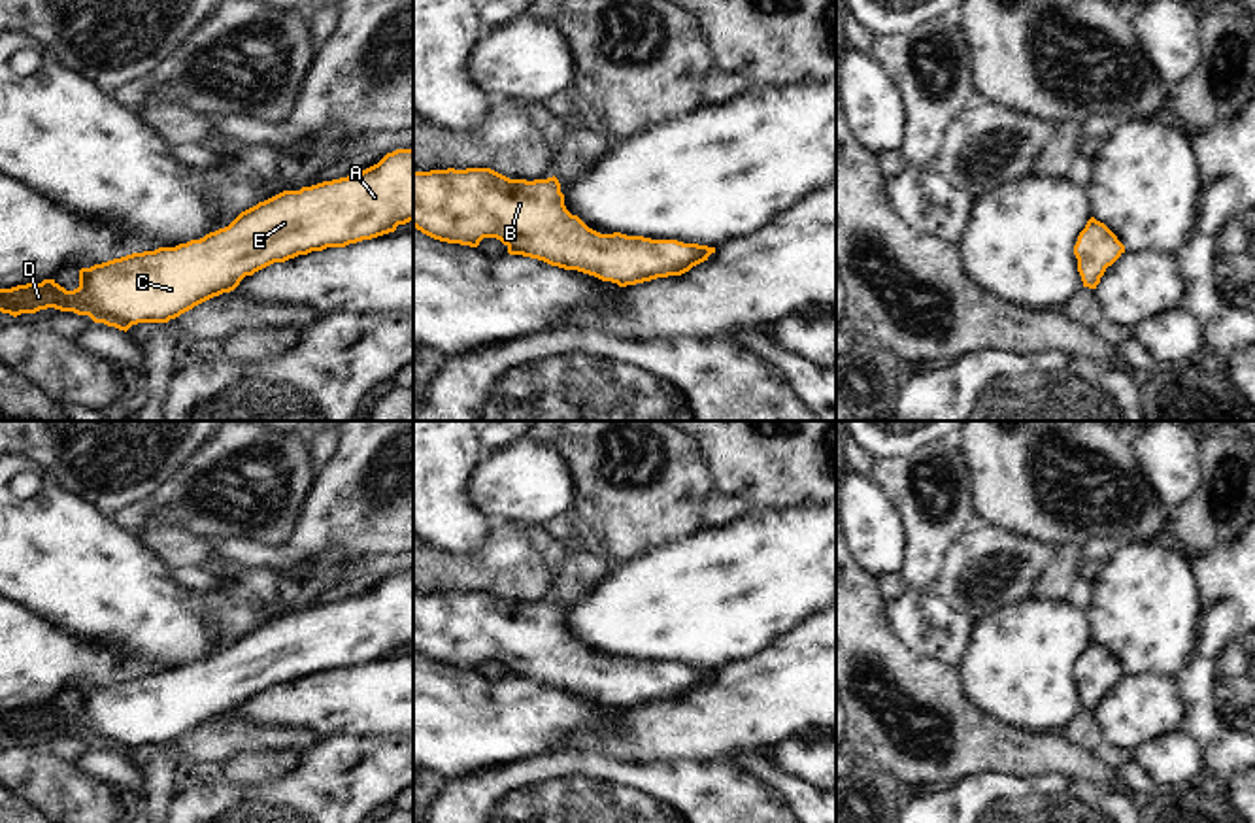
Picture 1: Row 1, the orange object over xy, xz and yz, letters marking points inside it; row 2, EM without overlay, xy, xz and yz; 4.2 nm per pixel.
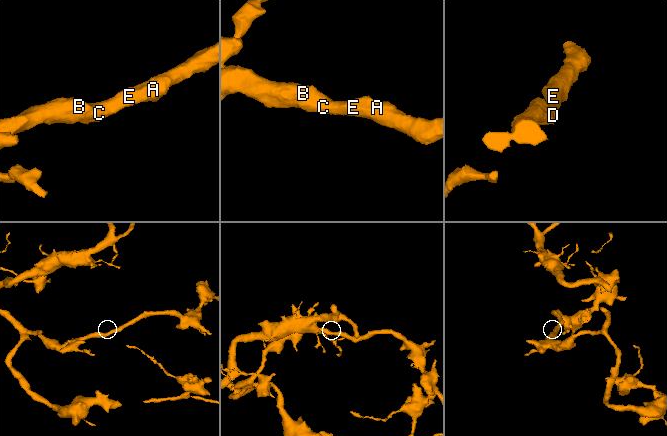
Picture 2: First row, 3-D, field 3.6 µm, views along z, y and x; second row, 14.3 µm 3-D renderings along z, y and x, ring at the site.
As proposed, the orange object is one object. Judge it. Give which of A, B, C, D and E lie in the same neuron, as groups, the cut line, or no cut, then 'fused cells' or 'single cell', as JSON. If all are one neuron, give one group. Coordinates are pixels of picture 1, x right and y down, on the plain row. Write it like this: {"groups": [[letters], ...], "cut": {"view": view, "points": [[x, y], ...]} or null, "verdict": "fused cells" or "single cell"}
{"groups": [["A", "B", "C", "D", "E"]], "cut": null, "verdict": "single cell"}

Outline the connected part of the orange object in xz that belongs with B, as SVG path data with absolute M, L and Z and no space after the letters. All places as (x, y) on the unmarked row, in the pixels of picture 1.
M491 591L413 595L413 649L434 663L470 670L477 670L483 661L496 661L510 678L577 693L619 710L681 698L715 676L715 670L678 663L600 657L566 632L555 598L534 604L510 602Z

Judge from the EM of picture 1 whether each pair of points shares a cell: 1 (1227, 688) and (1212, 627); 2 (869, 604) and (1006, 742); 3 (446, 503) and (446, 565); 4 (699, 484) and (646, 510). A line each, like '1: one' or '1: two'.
1: one
2: one
3: two
4: one

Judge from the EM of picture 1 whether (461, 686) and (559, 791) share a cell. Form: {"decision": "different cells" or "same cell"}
{"decision": "different cells"}

